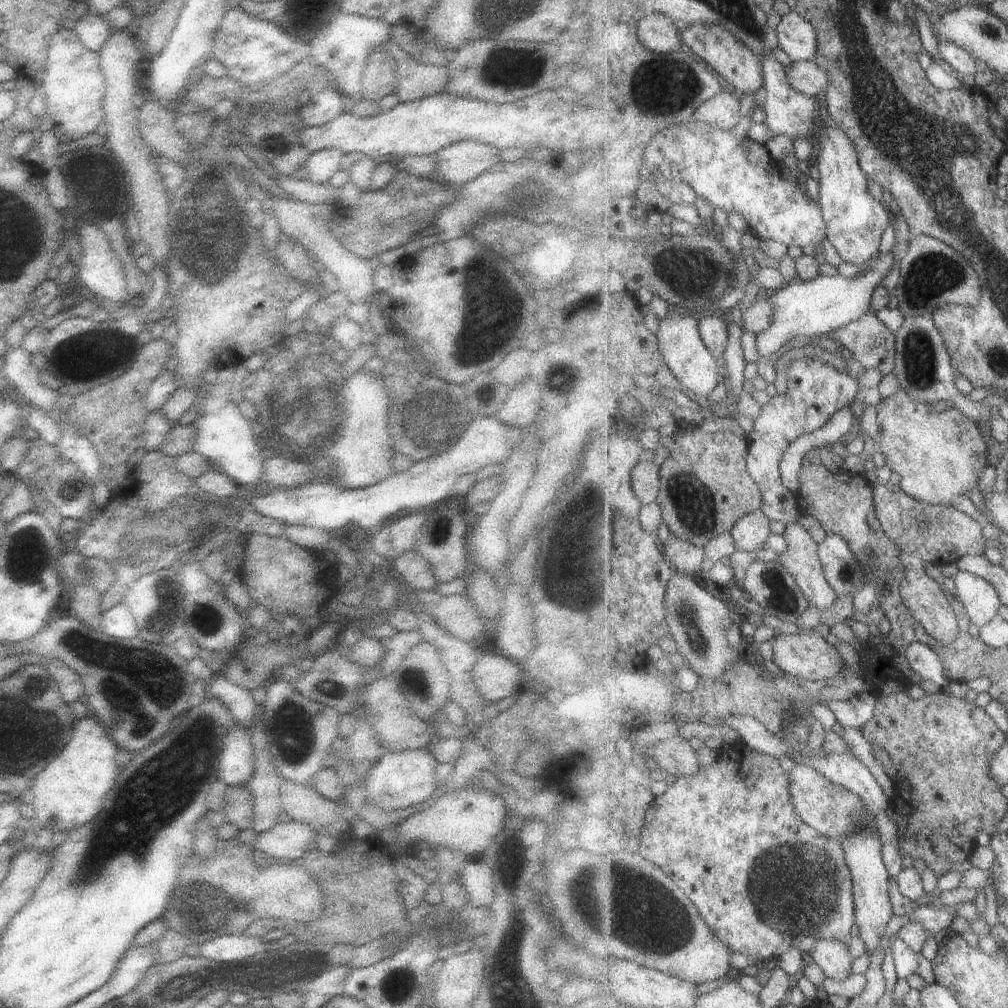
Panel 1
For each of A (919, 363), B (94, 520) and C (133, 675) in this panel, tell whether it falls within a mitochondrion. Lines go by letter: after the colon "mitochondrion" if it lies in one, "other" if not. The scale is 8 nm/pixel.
A: mitochondrion
B: other
C: mitochondrion

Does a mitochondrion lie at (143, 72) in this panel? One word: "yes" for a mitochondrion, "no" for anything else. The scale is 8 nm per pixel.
no

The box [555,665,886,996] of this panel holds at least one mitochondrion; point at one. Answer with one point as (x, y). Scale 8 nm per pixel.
(795, 886)

